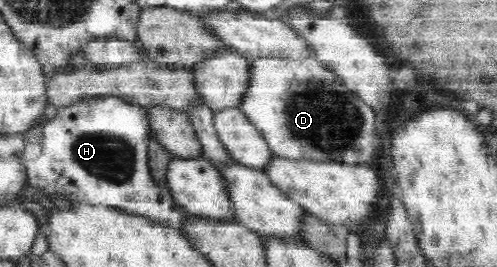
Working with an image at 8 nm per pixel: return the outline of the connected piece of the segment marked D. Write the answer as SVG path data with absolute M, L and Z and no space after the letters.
M262 58L253 60L252 75L250 80L250 89L248 89L248 94L244 97L244 103L239 107L248 118L250 122L258 126L262 130L262 134L267 139L270 147L274 150L274 154L277 157L287 158L290 160L313 160L320 162L328 161L338 161L345 162L348 164L372 164L374 157L381 153L378 151L378 135L377 135L377 117L375 110L370 108L366 103L363 103L359 98L358 94L347 89L337 73L334 73L331 69L328 69L323 61L318 58L308 58L296 61L290 61L285 59L272 59L272 58Z

